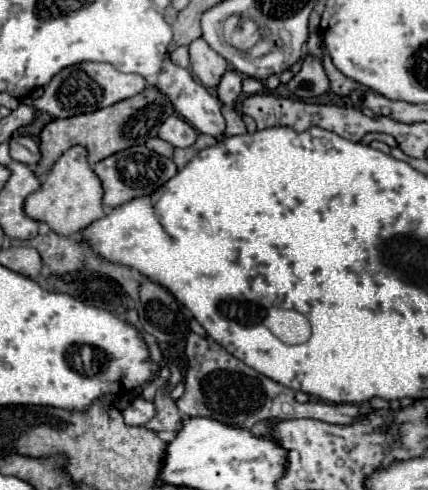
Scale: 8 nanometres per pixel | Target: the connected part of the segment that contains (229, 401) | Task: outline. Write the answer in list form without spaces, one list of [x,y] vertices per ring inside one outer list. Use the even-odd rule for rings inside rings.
[[[190,332],[186,338],[184,360],[184,394],[176,400],[176,406],[186,416],[204,416],[234,428],[252,428],[256,422],[288,418],[314,418],[328,424],[352,424],[360,416],[360,410],[354,404],[324,404],[312,400],[306,404],[296,402],[294,390],[262,376],[242,360],[230,356],[214,340],[194,332]]]

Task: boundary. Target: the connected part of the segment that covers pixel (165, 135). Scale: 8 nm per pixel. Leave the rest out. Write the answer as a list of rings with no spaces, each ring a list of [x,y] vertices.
[[[172,114],[160,124],[158,136],[170,142],[174,148],[188,148],[196,142],[198,132],[186,120],[180,120],[176,114]]]

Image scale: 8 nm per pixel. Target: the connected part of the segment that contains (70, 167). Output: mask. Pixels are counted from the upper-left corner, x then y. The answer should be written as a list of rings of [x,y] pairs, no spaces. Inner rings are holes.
[[[72,146],[54,162],[44,184],[24,200],[24,212],[32,220],[46,222],[60,236],[72,236],[76,232],[82,232],[92,222],[104,216],[102,186],[98,176],[94,176],[92,168],[86,162],[86,148]]]

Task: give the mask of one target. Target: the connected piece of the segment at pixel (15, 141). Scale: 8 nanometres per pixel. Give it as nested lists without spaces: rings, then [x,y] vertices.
[[[12,136],[10,138],[10,156],[26,166],[36,166],[36,162],[40,160],[40,148],[28,136]]]

